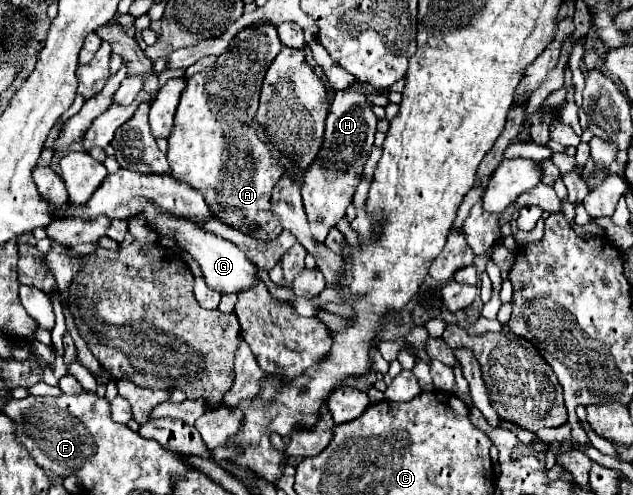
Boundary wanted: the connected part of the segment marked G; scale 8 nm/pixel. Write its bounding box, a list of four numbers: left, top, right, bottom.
[143,204,259,294]

